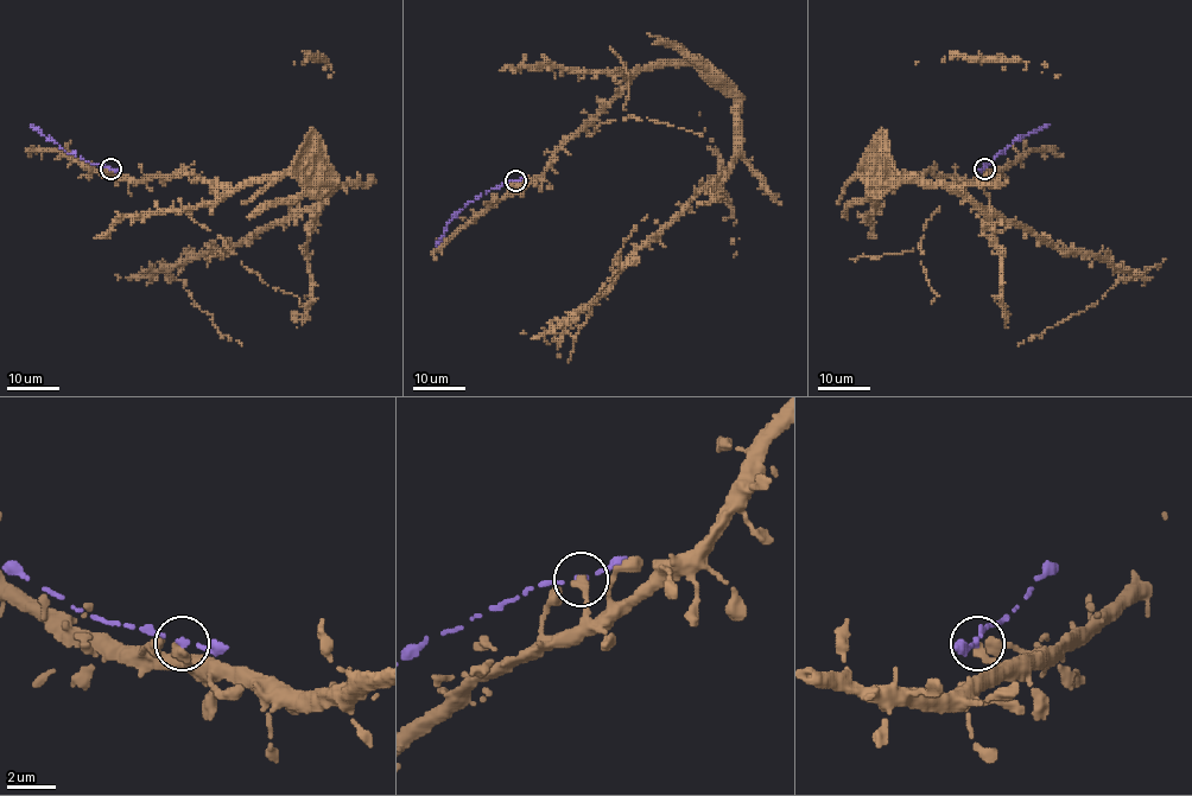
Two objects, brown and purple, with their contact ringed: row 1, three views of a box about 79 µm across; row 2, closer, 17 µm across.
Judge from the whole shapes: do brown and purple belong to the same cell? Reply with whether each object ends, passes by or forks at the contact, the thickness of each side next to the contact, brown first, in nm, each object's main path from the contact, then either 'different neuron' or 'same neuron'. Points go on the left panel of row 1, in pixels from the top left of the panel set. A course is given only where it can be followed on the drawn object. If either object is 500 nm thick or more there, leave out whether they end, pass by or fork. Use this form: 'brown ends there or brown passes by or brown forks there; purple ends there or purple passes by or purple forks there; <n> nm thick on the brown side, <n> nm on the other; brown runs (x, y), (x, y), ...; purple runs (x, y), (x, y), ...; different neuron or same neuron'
brown ends there; purple passes by; 400 nm thick on the brown side, 200 nm on the other; brown runs (111, 170), (133, 179), (190, 171), (230, 189), (290, 172), (329, 179), (317, 204), (159, 269), (242, 345); purple runs (111, 169), (67, 153), (31, 123); same neuron

